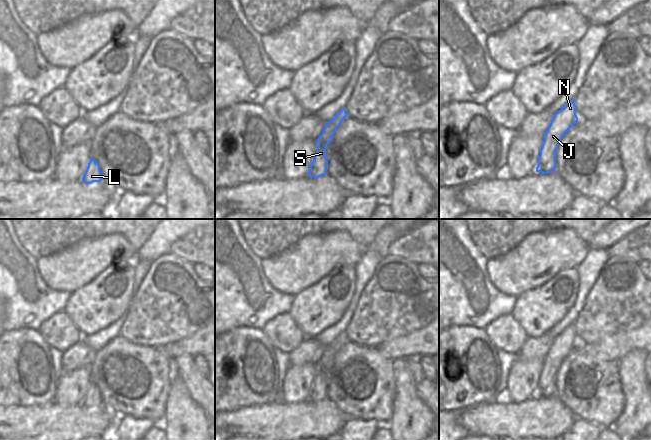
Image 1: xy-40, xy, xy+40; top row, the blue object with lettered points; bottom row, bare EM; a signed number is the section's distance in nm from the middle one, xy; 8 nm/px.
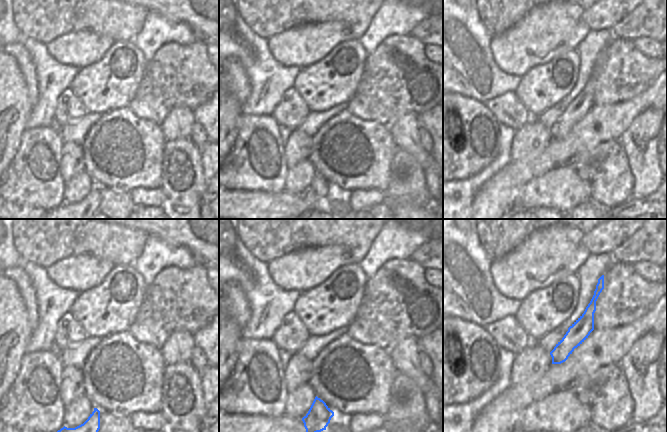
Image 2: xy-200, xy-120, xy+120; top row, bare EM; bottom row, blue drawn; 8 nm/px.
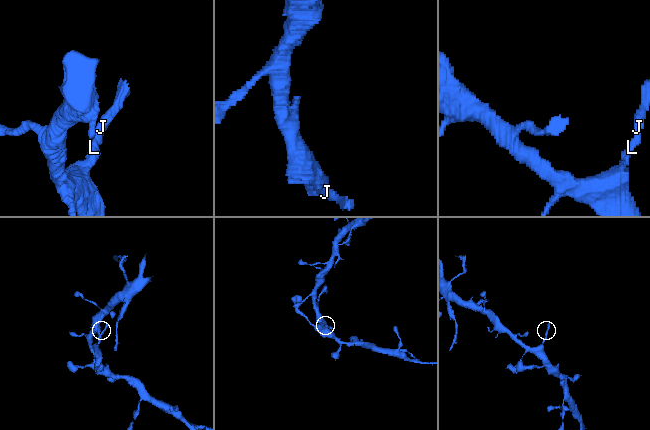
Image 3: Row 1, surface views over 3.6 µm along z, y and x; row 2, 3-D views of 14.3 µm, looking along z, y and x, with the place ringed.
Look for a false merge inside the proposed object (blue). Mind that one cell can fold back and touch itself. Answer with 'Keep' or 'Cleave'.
Keep.

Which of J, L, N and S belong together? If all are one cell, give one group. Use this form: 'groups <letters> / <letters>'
groups J L N S

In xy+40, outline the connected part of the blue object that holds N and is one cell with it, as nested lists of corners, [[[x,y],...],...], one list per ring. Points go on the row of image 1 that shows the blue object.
[[[574,100],[568,102],[554,117],[544,134],[536,172],[547,174],[556,169],[556,151],[564,135],[578,122]]]

